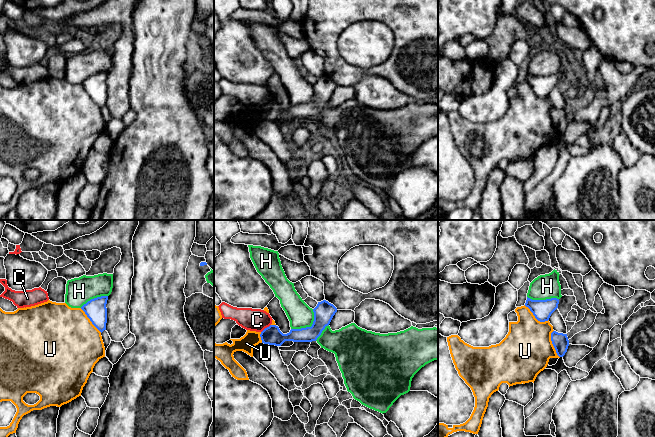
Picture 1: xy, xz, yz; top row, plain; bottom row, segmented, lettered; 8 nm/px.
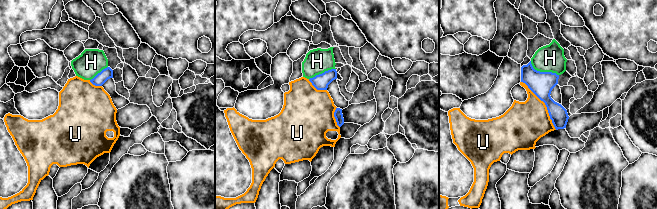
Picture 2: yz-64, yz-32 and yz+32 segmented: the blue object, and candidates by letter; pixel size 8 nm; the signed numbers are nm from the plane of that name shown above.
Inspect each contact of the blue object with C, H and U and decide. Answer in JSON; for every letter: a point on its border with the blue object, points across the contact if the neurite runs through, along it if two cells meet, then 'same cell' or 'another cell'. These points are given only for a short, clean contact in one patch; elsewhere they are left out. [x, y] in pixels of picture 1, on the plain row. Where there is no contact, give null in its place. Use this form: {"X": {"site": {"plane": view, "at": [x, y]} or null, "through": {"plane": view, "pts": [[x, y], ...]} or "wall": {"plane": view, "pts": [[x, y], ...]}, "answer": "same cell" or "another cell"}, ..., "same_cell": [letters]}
{"C": {"site": {"plane": "xz", "at": [265, 104]}, "wall": {"plane": "xz", "pts": [[270, 100], [261, 108]]}, "answer": "another cell"}, "H": {"site": {"plane": "xz", "at": [309, 103]}, "wall": {"plane": "xz", "pts": [[313, 85], [313, 99], [310, 102], [291, 105]]}, "answer": "another cell"}, "U": {"site": {"plane": "yz", "at": [535, 93]}, "answer": "another cell"}, "same_cell": []}

